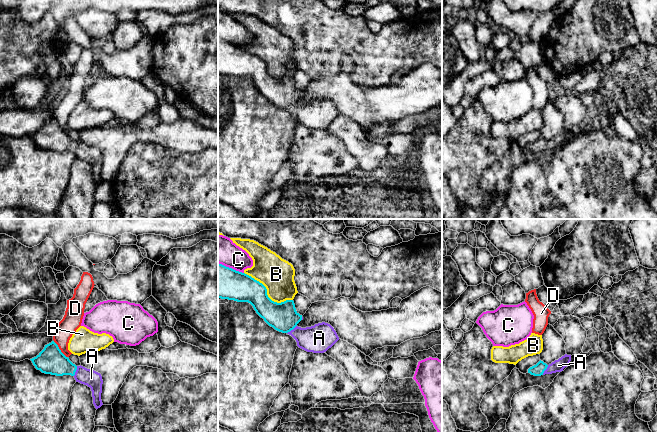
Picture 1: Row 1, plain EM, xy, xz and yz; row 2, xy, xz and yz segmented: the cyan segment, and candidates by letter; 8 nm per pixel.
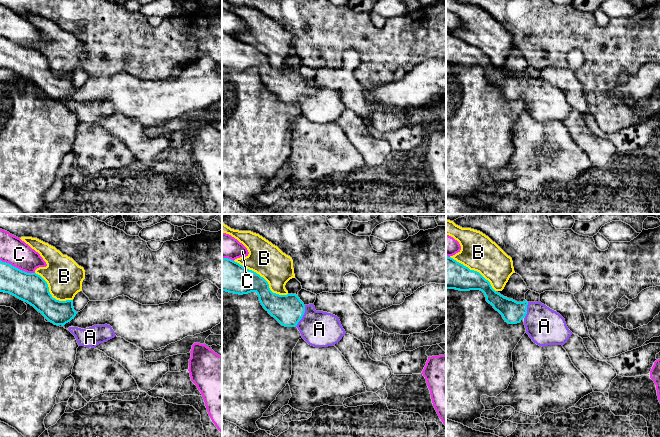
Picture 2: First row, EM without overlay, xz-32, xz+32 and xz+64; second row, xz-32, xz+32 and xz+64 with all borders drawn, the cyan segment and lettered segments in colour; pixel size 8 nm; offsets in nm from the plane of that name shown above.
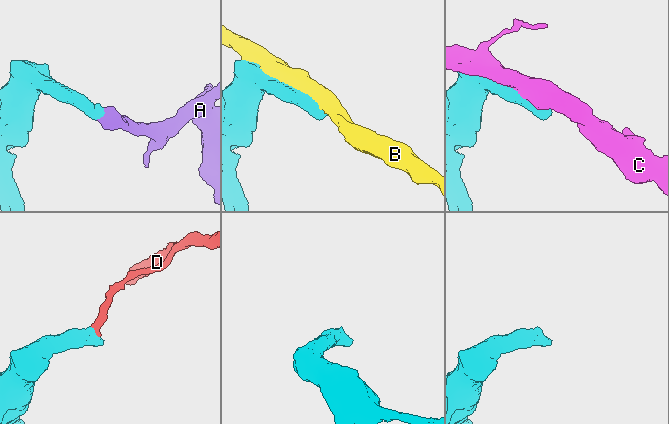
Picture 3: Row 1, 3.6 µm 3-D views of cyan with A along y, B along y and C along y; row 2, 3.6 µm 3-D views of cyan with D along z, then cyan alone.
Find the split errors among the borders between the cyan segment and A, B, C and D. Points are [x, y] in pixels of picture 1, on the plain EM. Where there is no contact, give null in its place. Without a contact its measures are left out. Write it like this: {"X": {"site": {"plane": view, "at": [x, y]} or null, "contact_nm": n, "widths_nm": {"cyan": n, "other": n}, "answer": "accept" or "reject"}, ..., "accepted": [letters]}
{"A": {"site": {"plane": "xy", "at": [75, 147]}, "contact_nm": 90, "widths_nm": {"cyan": 220, "other": 140}, "answer": "accept"}, "B": {"site": {"plane": "xz", "at": [266, 69]}, "contact_nm": 460, "widths_nm": {"cyan": 240, "other": 280}, "answer": "reject"}, "C": {"site": {"plane": "xz", "at": [231, 44]}, "contact_nm": 220, "widths_nm": {"cyan": 280, "other": 220}, "answer": "reject"}, "D": {"site": {"plane": "xy", "at": [59, 125]}, "contact_nm": 180, "widths_nm": {"cyan": 220, "other": 150}, "answer": "reject"}, "accepted": ["A"]}

